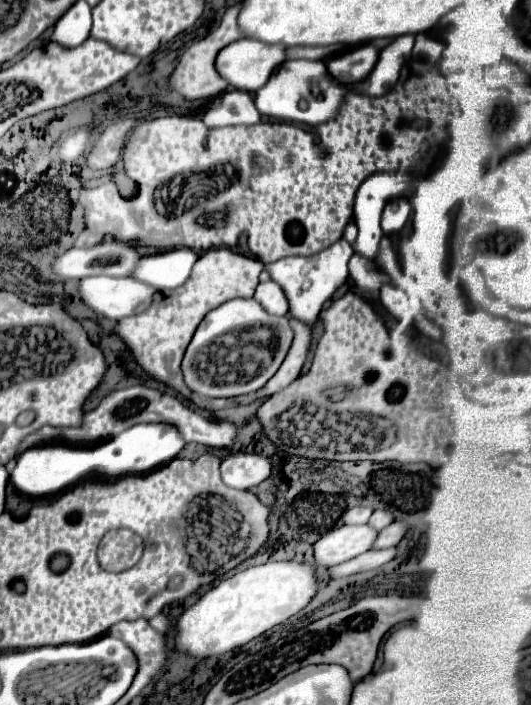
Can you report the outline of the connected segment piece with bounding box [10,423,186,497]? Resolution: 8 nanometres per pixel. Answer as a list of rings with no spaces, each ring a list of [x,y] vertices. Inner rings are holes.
[[[140,423],[124,433],[118,433],[116,437],[96,443],[96,445],[80,445],[80,447],[70,447],[62,443],[54,445],[40,445],[40,447],[30,447],[24,453],[18,455],[16,467],[10,475],[10,481],[26,495],[32,497],[42,497],[42,495],[56,495],[62,493],[82,479],[90,477],[120,477],[128,473],[146,473],[152,471],[168,461],[172,461],[182,449],[186,441],[176,429],[176,425],[168,423]]]

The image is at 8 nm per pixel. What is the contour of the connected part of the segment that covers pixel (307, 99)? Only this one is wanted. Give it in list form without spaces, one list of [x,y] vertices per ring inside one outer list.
[[[290,59],[272,73],[268,83],[260,91],[256,91],[256,107],[266,117],[290,123],[318,125],[334,117],[346,93],[348,93],[346,85],[340,85],[338,81],[328,77],[326,65],[322,61]]]

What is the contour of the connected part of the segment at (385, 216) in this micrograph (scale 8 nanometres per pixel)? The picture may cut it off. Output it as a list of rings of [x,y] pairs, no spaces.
[[[394,199],[386,205],[384,213],[382,213],[382,231],[384,235],[394,235],[398,233],[404,223],[408,221],[410,215],[410,203],[408,199]]]

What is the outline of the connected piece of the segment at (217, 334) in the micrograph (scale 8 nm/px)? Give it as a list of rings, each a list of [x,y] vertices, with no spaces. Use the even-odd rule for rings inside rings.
[[[254,297],[232,299],[220,305],[218,309],[214,309],[212,313],[208,313],[200,323],[200,327],[196,329],[182,361],[184,381],[192,391],[208,397],[236,397],[236,395],[258,391],[282,365],[292,345],[292,337],[294,335],[288,325],[288,317],[268,315]],[[262,329],[272,331],[274,339],[270,339],[270,345],[266,345],[268,349],[262,347],[258,351],[260,357],[256,357],[256,361],[244,361],[240,337],[244,337],[244,341],[250,341],[250,337],[262,333]]]

